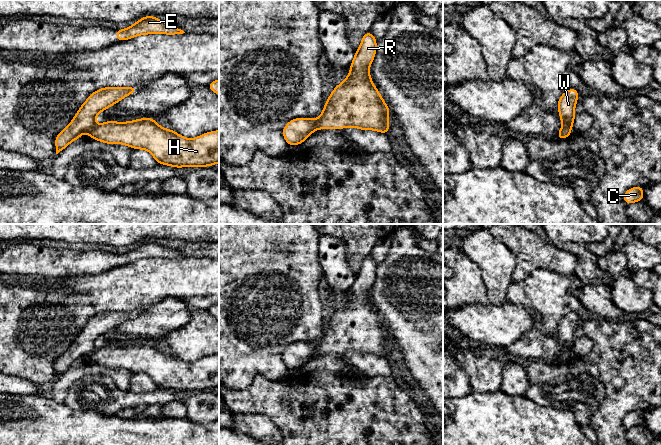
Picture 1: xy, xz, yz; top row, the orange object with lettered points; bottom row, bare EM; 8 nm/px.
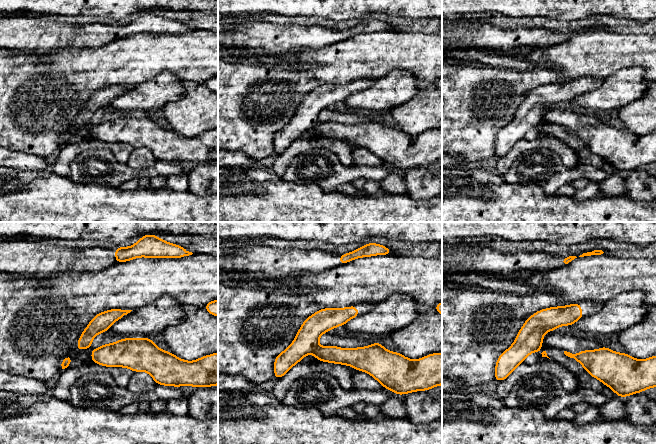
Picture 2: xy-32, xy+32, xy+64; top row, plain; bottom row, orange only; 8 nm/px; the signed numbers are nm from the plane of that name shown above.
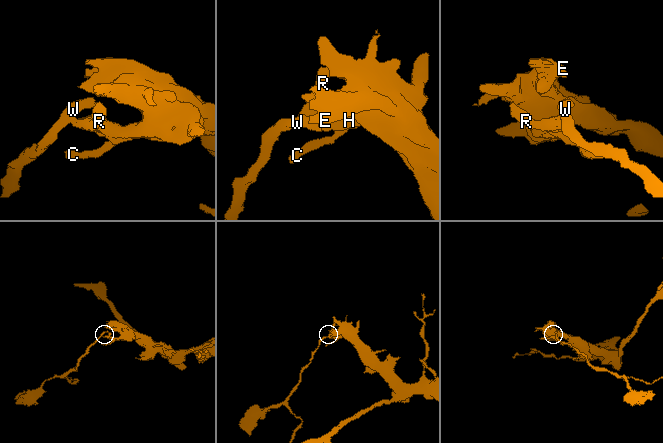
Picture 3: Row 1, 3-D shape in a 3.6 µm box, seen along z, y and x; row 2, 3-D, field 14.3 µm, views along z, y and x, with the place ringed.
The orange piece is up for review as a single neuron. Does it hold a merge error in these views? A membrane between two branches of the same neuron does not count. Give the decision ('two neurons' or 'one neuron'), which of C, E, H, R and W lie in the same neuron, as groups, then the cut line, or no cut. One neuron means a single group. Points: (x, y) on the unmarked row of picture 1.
two neurons | C E H R / W | xz (314, 343), (319, 352)

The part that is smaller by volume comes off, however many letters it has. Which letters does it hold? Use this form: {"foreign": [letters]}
{"foreign": ["W"]}

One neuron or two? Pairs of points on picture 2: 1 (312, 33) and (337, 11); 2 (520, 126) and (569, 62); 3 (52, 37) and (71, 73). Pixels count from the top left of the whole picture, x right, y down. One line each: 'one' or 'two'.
1: two
2: two
3: two

